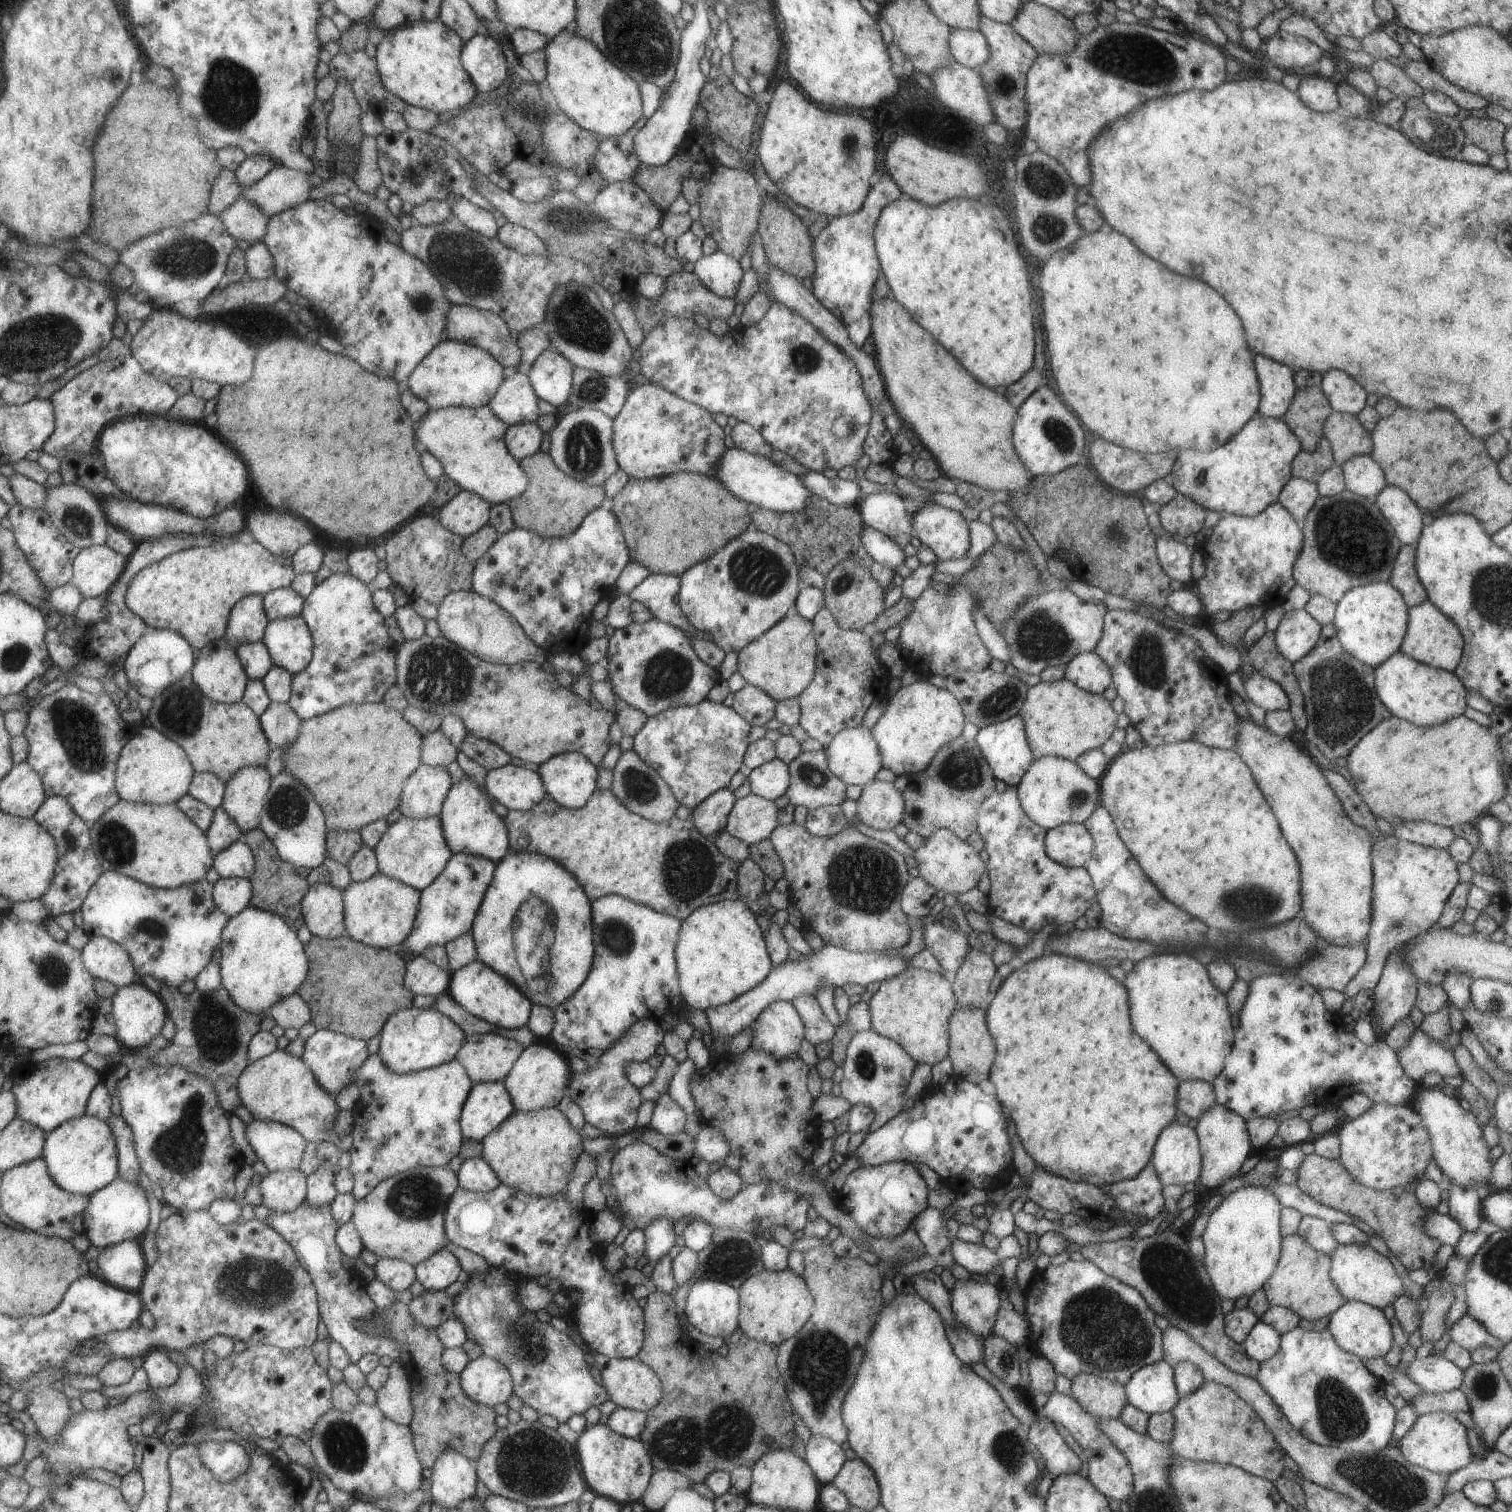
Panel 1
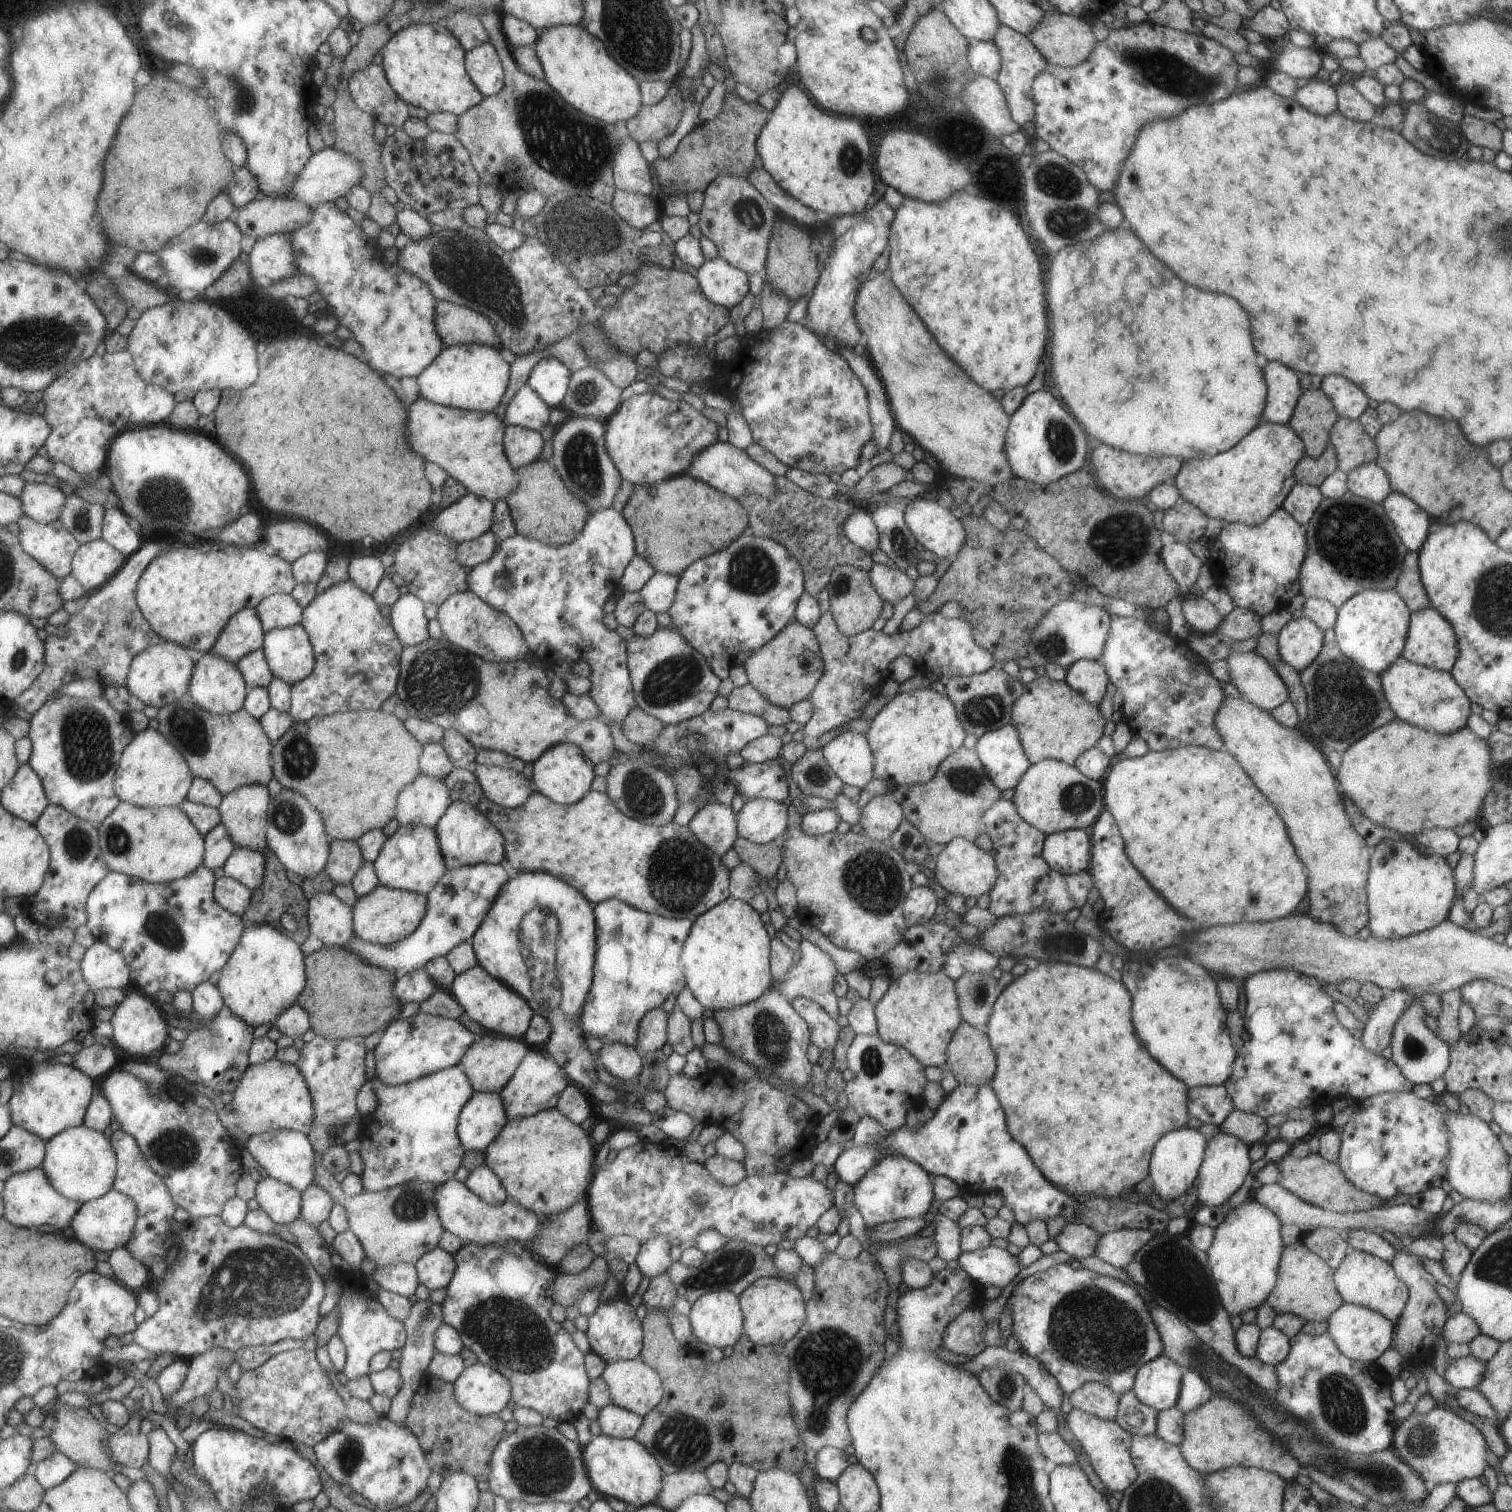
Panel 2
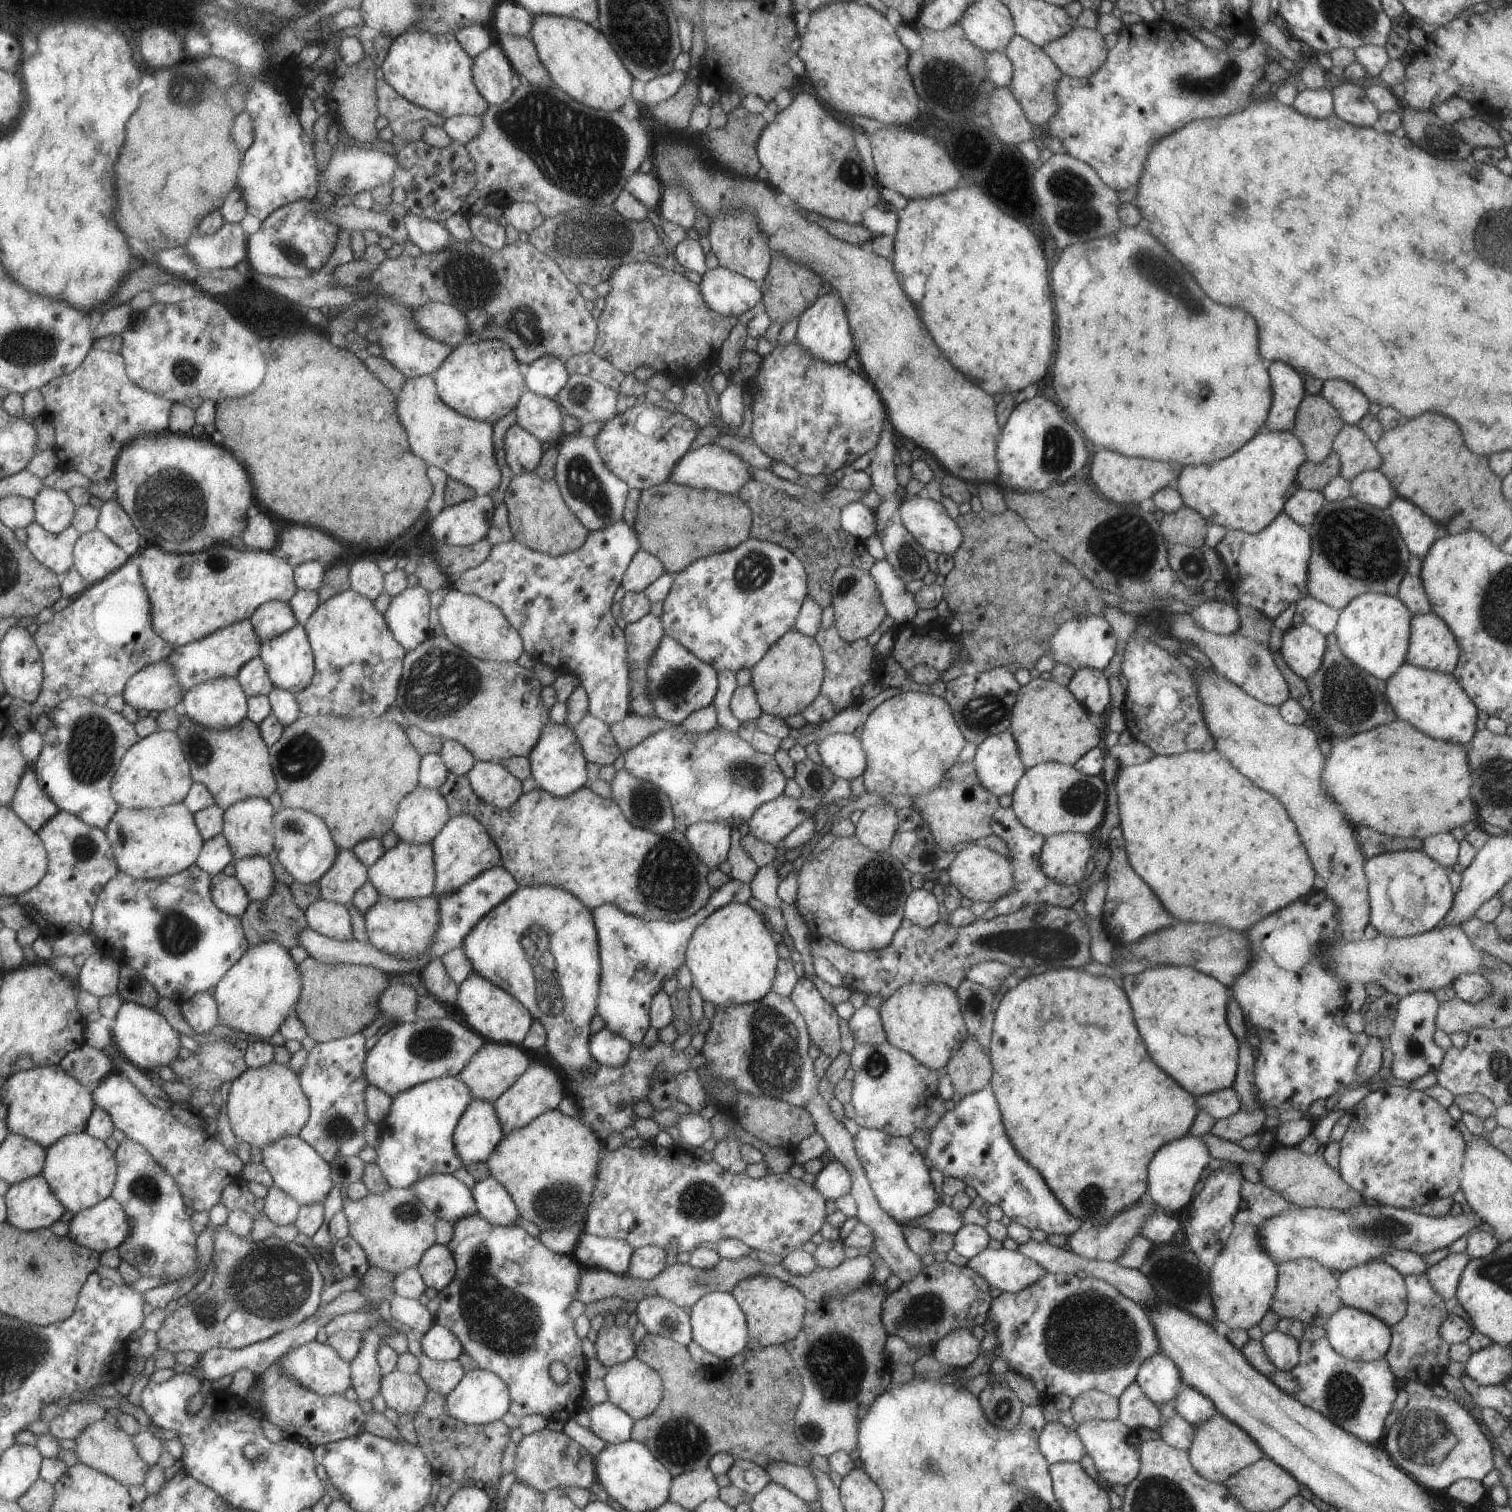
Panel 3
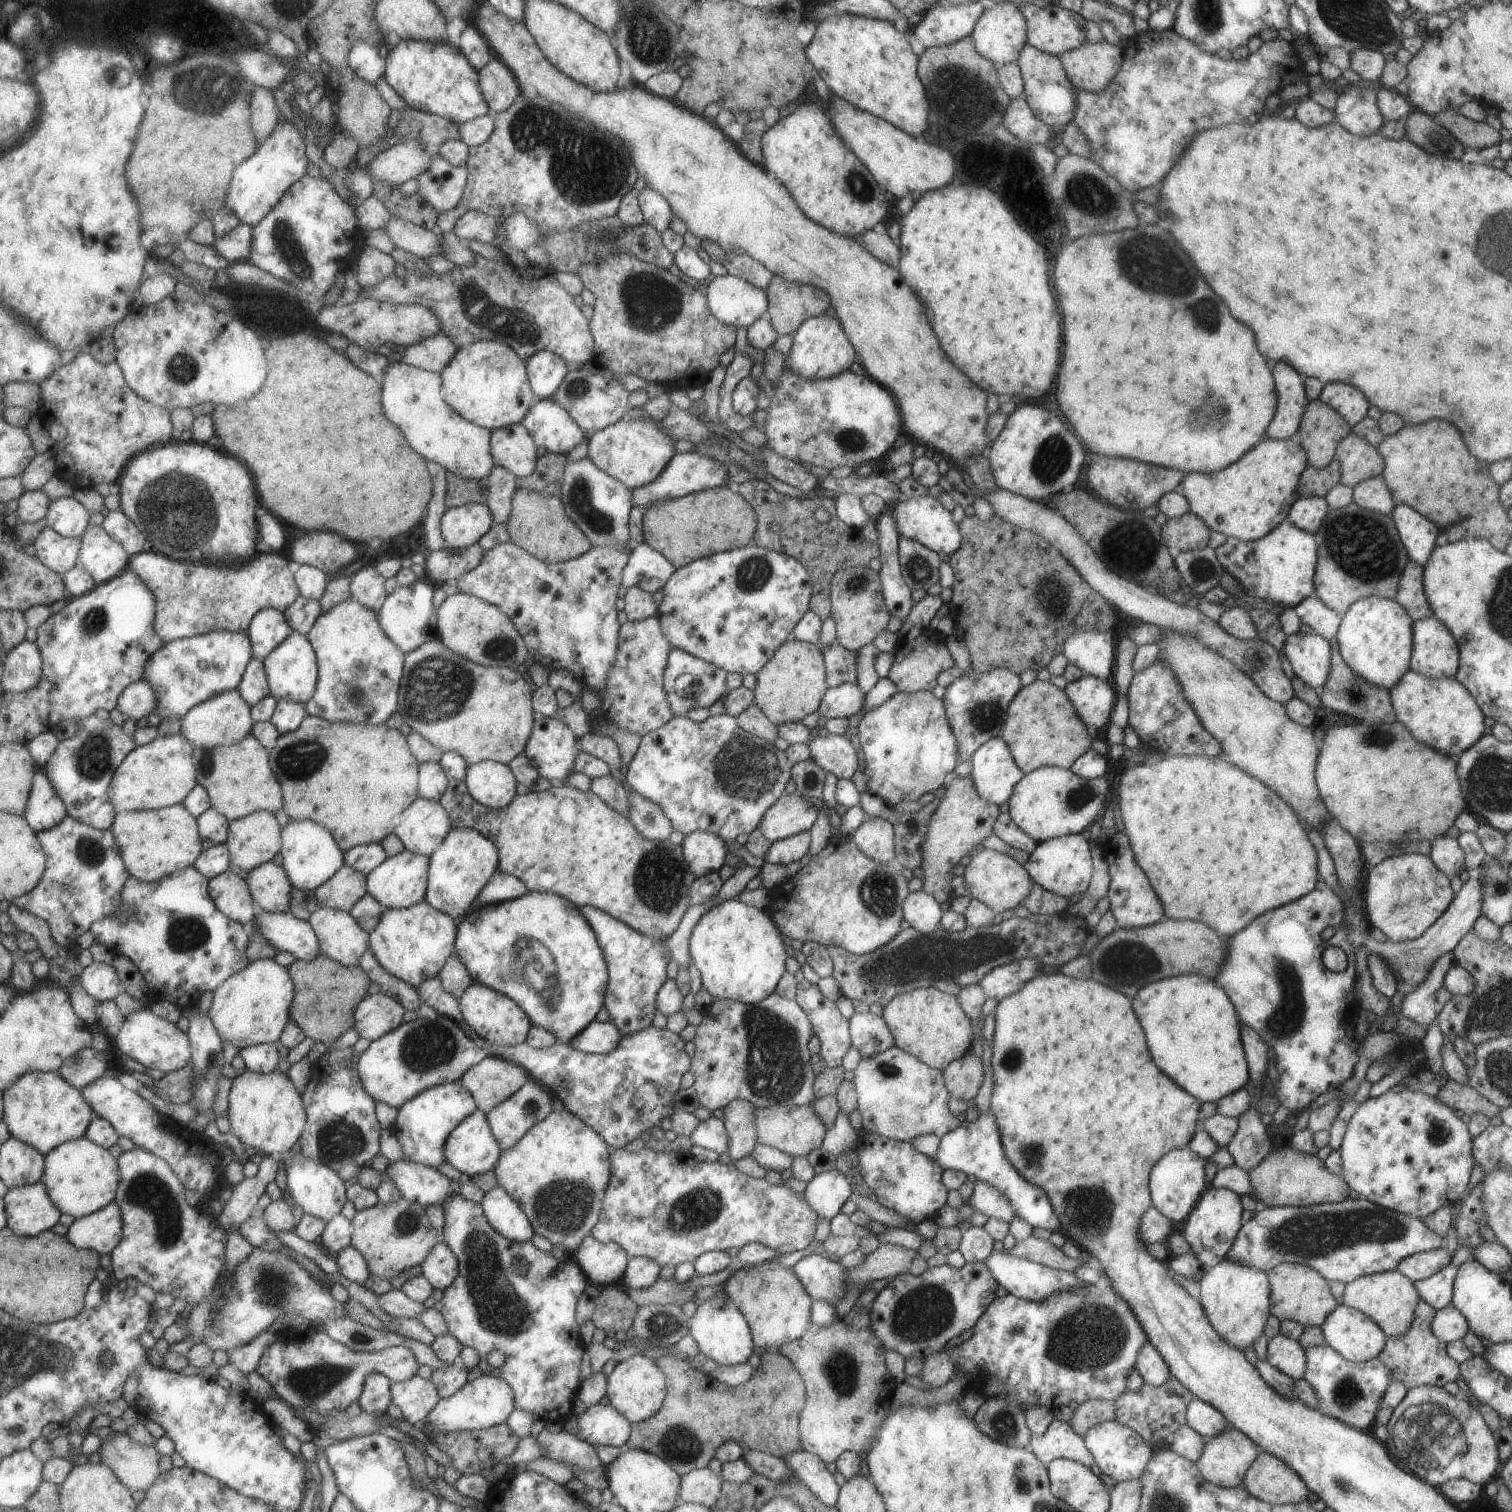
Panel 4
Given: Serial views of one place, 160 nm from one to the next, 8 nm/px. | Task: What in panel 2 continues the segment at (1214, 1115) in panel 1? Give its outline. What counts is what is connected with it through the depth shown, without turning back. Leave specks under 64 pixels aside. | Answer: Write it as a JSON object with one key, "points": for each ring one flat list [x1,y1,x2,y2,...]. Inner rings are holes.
{"points":[[1222,1130,1206,1142,1206,1149,1201,1166,1198,1170,1199,1184,1196,1201,1201,1206,1222,1206,1230,1196,1247,1180,1251,1161,1247,1155,1249,1146,1236,1136,1228,1135]]}

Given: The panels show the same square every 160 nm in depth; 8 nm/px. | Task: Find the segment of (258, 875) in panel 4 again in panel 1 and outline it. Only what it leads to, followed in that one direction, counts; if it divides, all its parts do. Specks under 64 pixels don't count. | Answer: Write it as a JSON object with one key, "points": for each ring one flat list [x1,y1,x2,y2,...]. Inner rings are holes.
{"points":[[235,841,212,858,212,867,221,878,248,879,254,871,254,856,245,842]]}

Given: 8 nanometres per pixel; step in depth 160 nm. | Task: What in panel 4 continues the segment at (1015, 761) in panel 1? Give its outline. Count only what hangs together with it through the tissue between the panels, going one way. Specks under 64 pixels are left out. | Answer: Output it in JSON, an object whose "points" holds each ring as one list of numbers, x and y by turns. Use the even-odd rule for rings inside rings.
{"points":[[1000,736,981,744,970,756,970,766,969,776,977,794,997,806,1008,802,1013,786,1024,775]]}

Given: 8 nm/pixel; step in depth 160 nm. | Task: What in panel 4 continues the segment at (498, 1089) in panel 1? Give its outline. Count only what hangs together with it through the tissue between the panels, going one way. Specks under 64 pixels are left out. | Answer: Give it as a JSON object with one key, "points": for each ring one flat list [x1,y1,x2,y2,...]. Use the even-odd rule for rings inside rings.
{"points":[[475,1109,446,1138,444,1161,471,1178,494,1168,501,1150,486,1121,486,1113]]}

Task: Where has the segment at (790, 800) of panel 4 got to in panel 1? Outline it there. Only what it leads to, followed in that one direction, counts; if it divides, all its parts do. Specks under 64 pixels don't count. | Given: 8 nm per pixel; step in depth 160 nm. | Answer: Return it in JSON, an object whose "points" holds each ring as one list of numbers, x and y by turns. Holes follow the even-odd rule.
{"points":[[749,793,735,800,724,828,733,838,752,845,769,838,777,824,773,801]]}

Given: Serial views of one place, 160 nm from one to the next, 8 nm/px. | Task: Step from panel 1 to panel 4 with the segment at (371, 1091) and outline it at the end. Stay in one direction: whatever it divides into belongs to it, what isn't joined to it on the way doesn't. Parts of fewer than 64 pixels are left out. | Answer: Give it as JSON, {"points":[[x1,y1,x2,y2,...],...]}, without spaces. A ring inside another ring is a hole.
{"points":[[459,1081,445,1083,422,1090,397,1110,396,1121,391,1129,405,1153,404,1159,436,1168,444,1161,442,1146,449,1133,476,1108,473,1097]]}

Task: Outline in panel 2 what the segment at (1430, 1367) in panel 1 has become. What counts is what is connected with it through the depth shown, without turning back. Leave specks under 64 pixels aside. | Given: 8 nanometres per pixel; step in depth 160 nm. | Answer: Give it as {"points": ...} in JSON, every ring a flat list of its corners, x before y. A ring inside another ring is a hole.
{"points":[[1469,1354,1453,1360,1452,1364,1445,1369,1442,1378,1453,1388,1475,1388,1486,1373,1485,1361,1477,1360,1477,1357]]}

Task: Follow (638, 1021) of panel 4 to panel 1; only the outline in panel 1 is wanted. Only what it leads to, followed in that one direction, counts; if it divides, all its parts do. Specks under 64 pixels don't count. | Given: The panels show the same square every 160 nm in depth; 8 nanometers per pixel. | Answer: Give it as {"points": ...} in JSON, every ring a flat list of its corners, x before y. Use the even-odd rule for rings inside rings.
{"points":[[605,895,597,899,593,899,590,901,590,905,592,908,593,923,593,962,589,969,589,974,587,974,587,978,583,981,583,984,581,984,581,986,565,1002,557,1005,552,1010,554,1012,554,1025,549,1034,551,1036,551,1040,553,1040,559,1048,575,1048,575,1050,581,1050,583,1052,589,1050,589,1048,597,1048,597,1050,606,1051,615,1041,618,1041,622,1035,629,1030,629,1028,631,1028,632,1024,635,1024,635,1022,637,1022,640,1018,652,1018,659,1022,661,1017,665,1014,671,1014,679,1017,685,1004,679,990,678,974,674,957,674,948,678,939,681,921,678,918,669,915,659,914,653,909,650,909,647,905,634,903,633,901,627,900,619,895]]}

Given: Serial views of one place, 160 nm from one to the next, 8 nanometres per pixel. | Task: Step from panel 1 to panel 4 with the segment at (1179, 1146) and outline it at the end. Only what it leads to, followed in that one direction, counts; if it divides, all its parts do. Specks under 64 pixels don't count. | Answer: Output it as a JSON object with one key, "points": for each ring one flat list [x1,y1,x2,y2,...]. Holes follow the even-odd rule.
{"points":[[1186,1146,1164,1154,1152,1166,1148,1176,1148,1189,1152,1205,1170,1221,1183,1222,1209,1186,1204,1166,1205,1159,1192,1153]]}

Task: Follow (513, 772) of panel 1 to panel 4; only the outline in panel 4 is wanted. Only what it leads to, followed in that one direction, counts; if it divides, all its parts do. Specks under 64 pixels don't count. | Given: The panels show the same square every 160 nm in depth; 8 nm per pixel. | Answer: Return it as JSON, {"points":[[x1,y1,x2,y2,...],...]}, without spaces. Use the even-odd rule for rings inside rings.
{"points":[[481,761,468,765,463,782,475,802,493,810,507,806,516,795,515,777,503,763]]}

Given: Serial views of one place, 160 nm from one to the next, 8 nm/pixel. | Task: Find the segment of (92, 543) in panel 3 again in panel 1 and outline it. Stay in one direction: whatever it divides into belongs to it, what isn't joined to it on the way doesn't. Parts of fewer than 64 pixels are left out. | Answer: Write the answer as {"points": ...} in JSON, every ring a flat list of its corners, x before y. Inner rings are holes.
{"points":[[95,545,92,547,85,547,76,556,74,561,74,577,72,583,79,588,79,590,87,597,103,597,111,590,111,587,119,578,120,574,124,572,127,558,117,551,111,550,109,545]]}

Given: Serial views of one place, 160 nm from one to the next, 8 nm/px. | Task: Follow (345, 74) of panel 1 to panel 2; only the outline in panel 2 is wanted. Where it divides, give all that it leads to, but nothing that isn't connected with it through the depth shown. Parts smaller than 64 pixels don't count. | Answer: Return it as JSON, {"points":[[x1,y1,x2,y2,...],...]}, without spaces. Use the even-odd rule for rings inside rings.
{"points":[[373,63,356,71,348,80,347,88,357,108,385,126,401,129,408,118,425,120,430,115,425,109,407,104,393,92,382,65]]}

